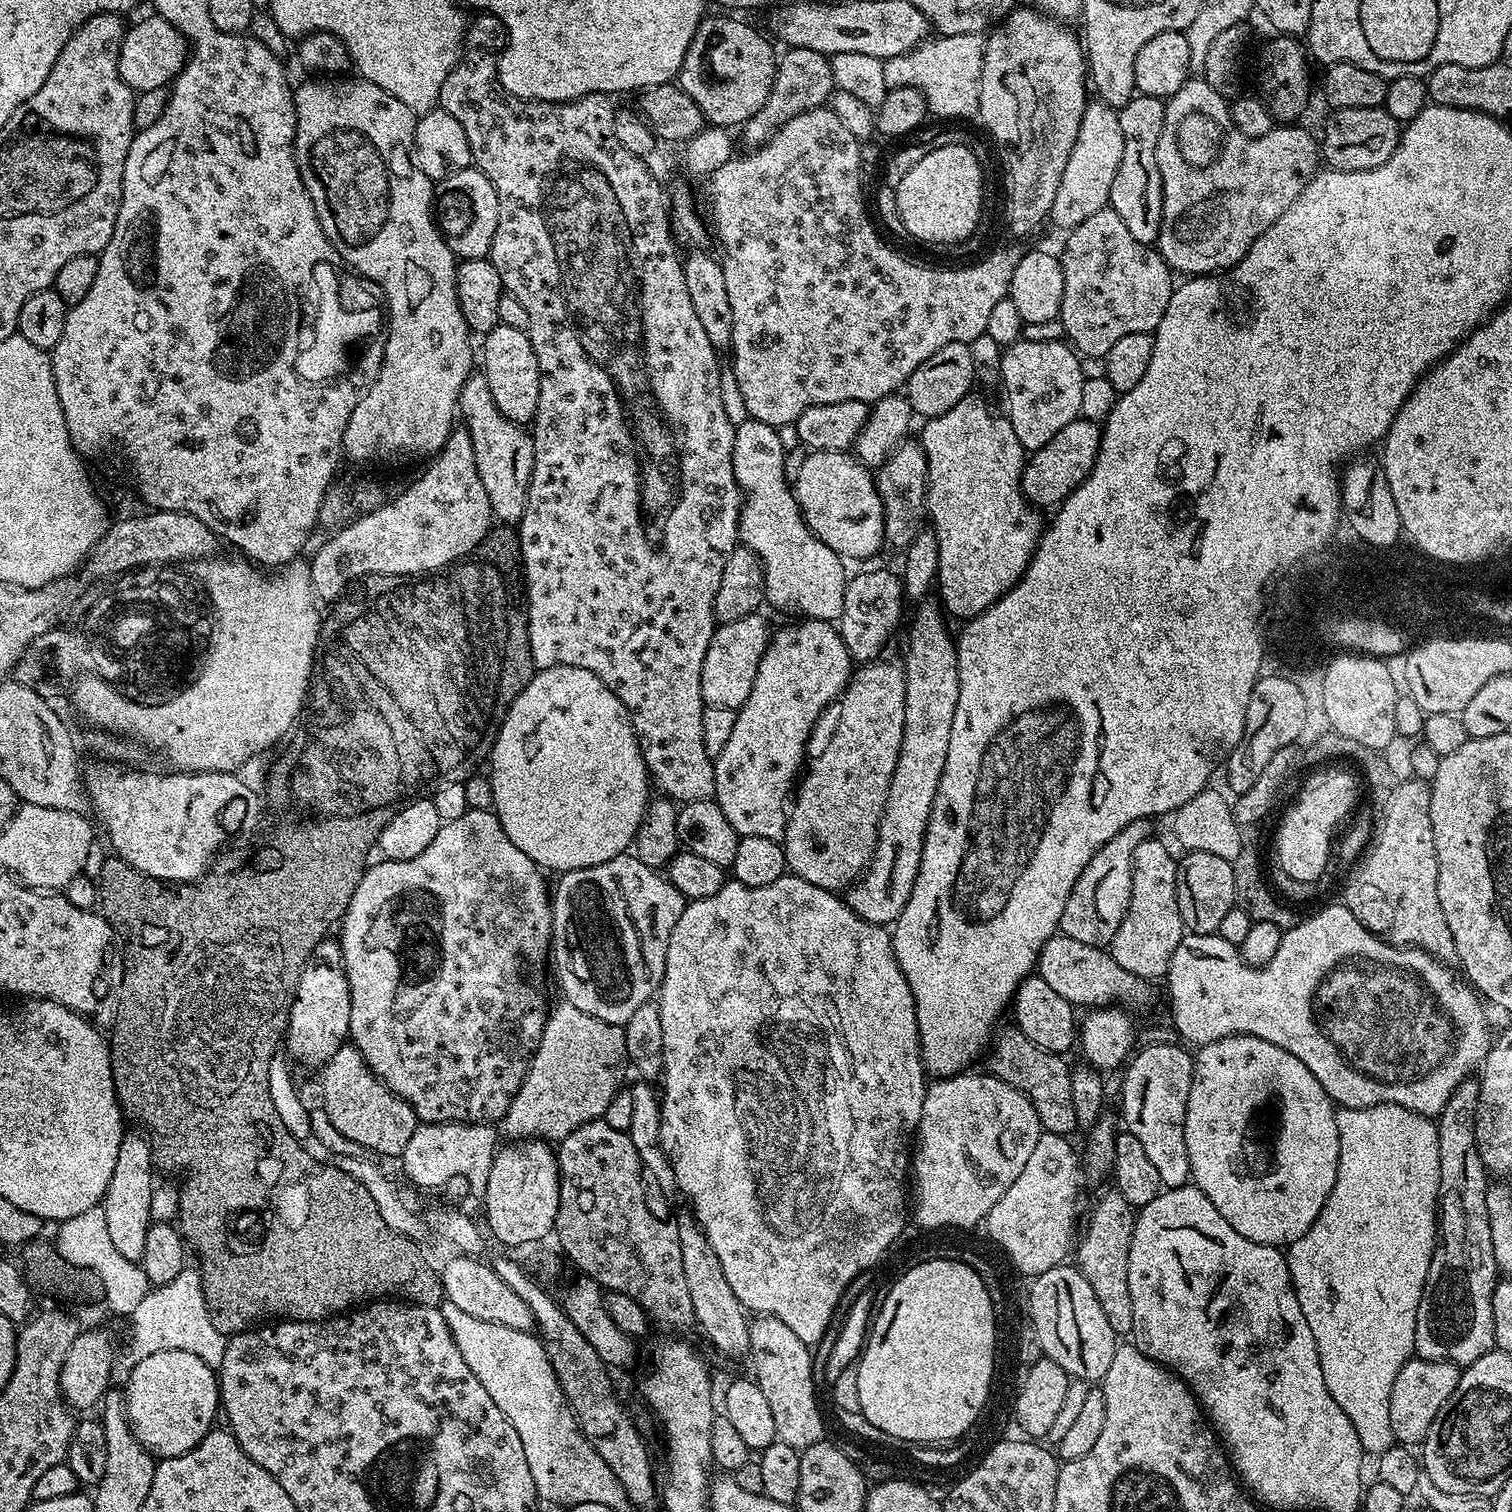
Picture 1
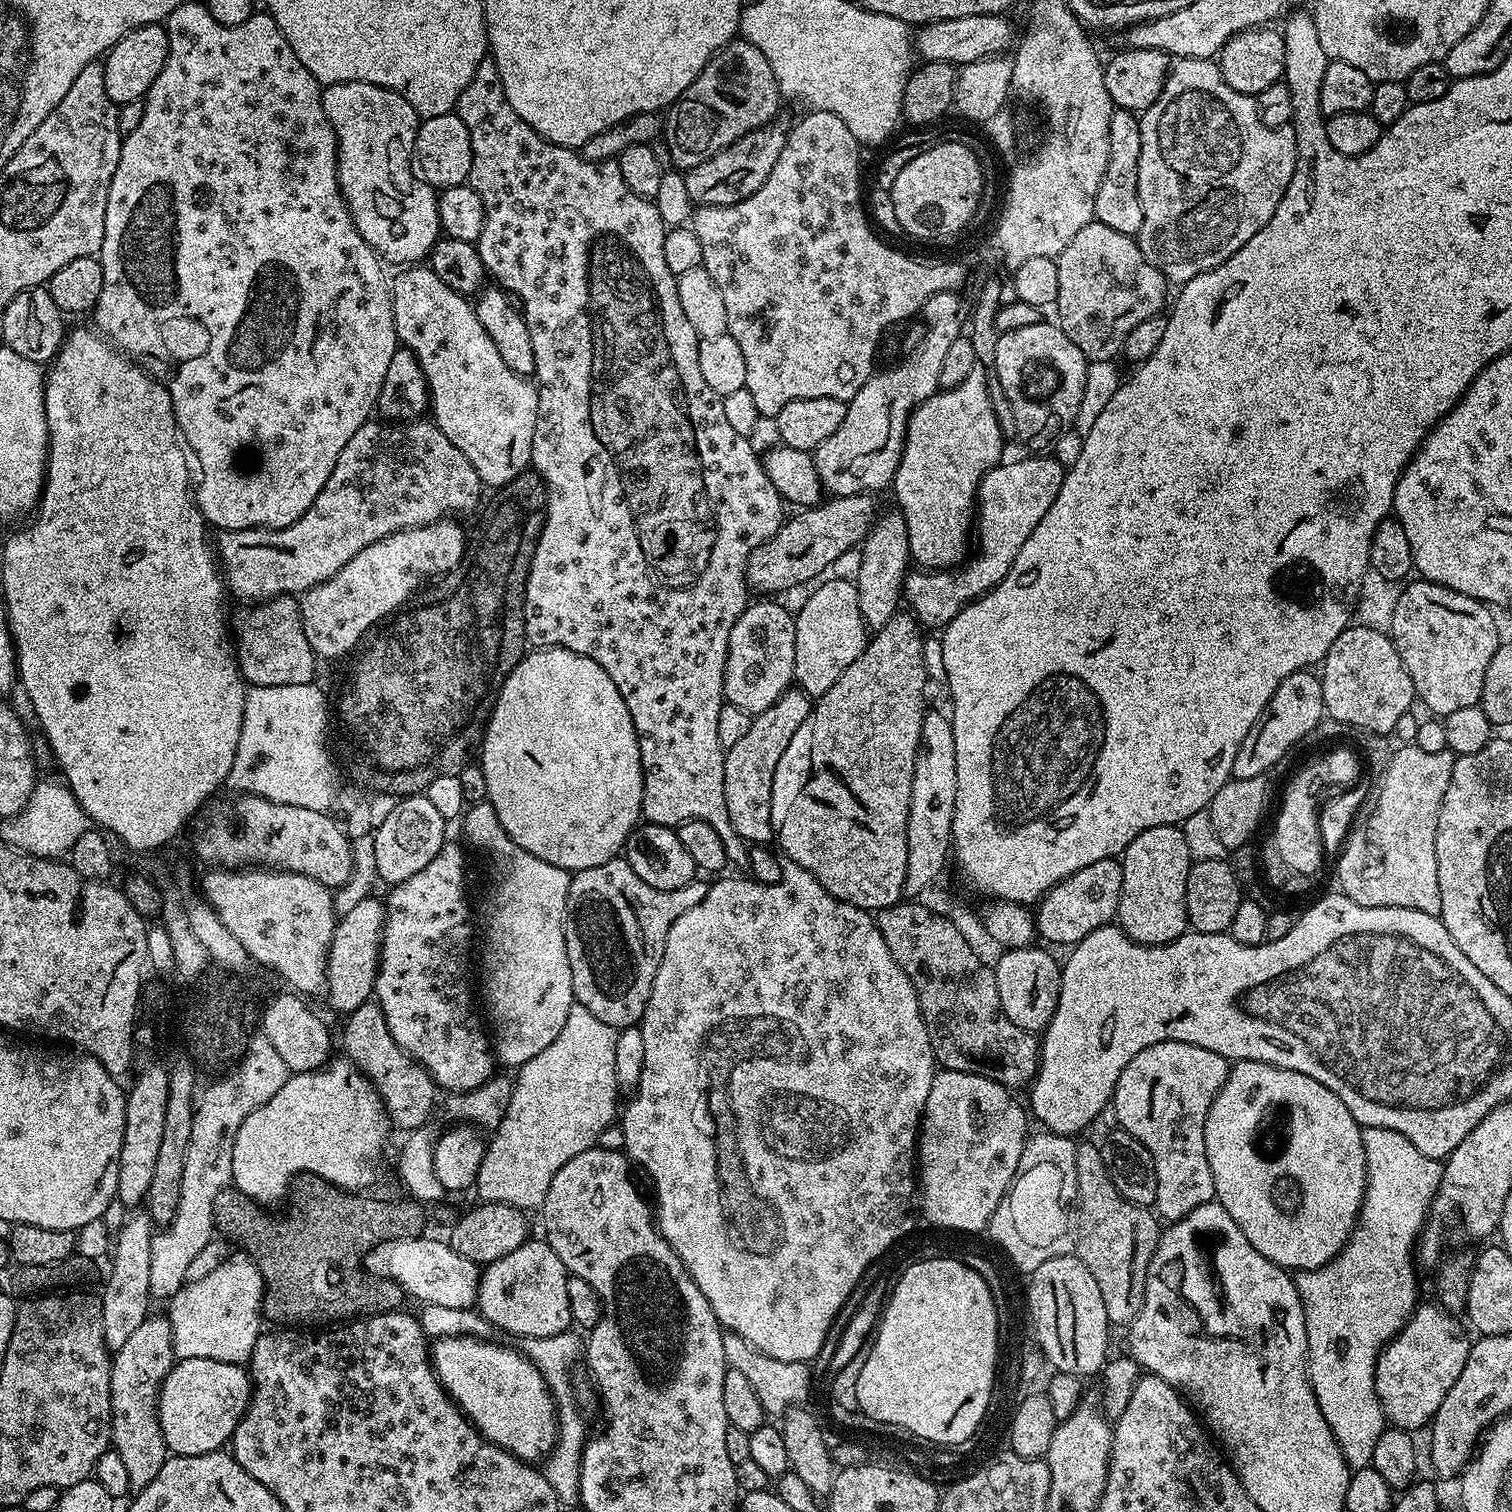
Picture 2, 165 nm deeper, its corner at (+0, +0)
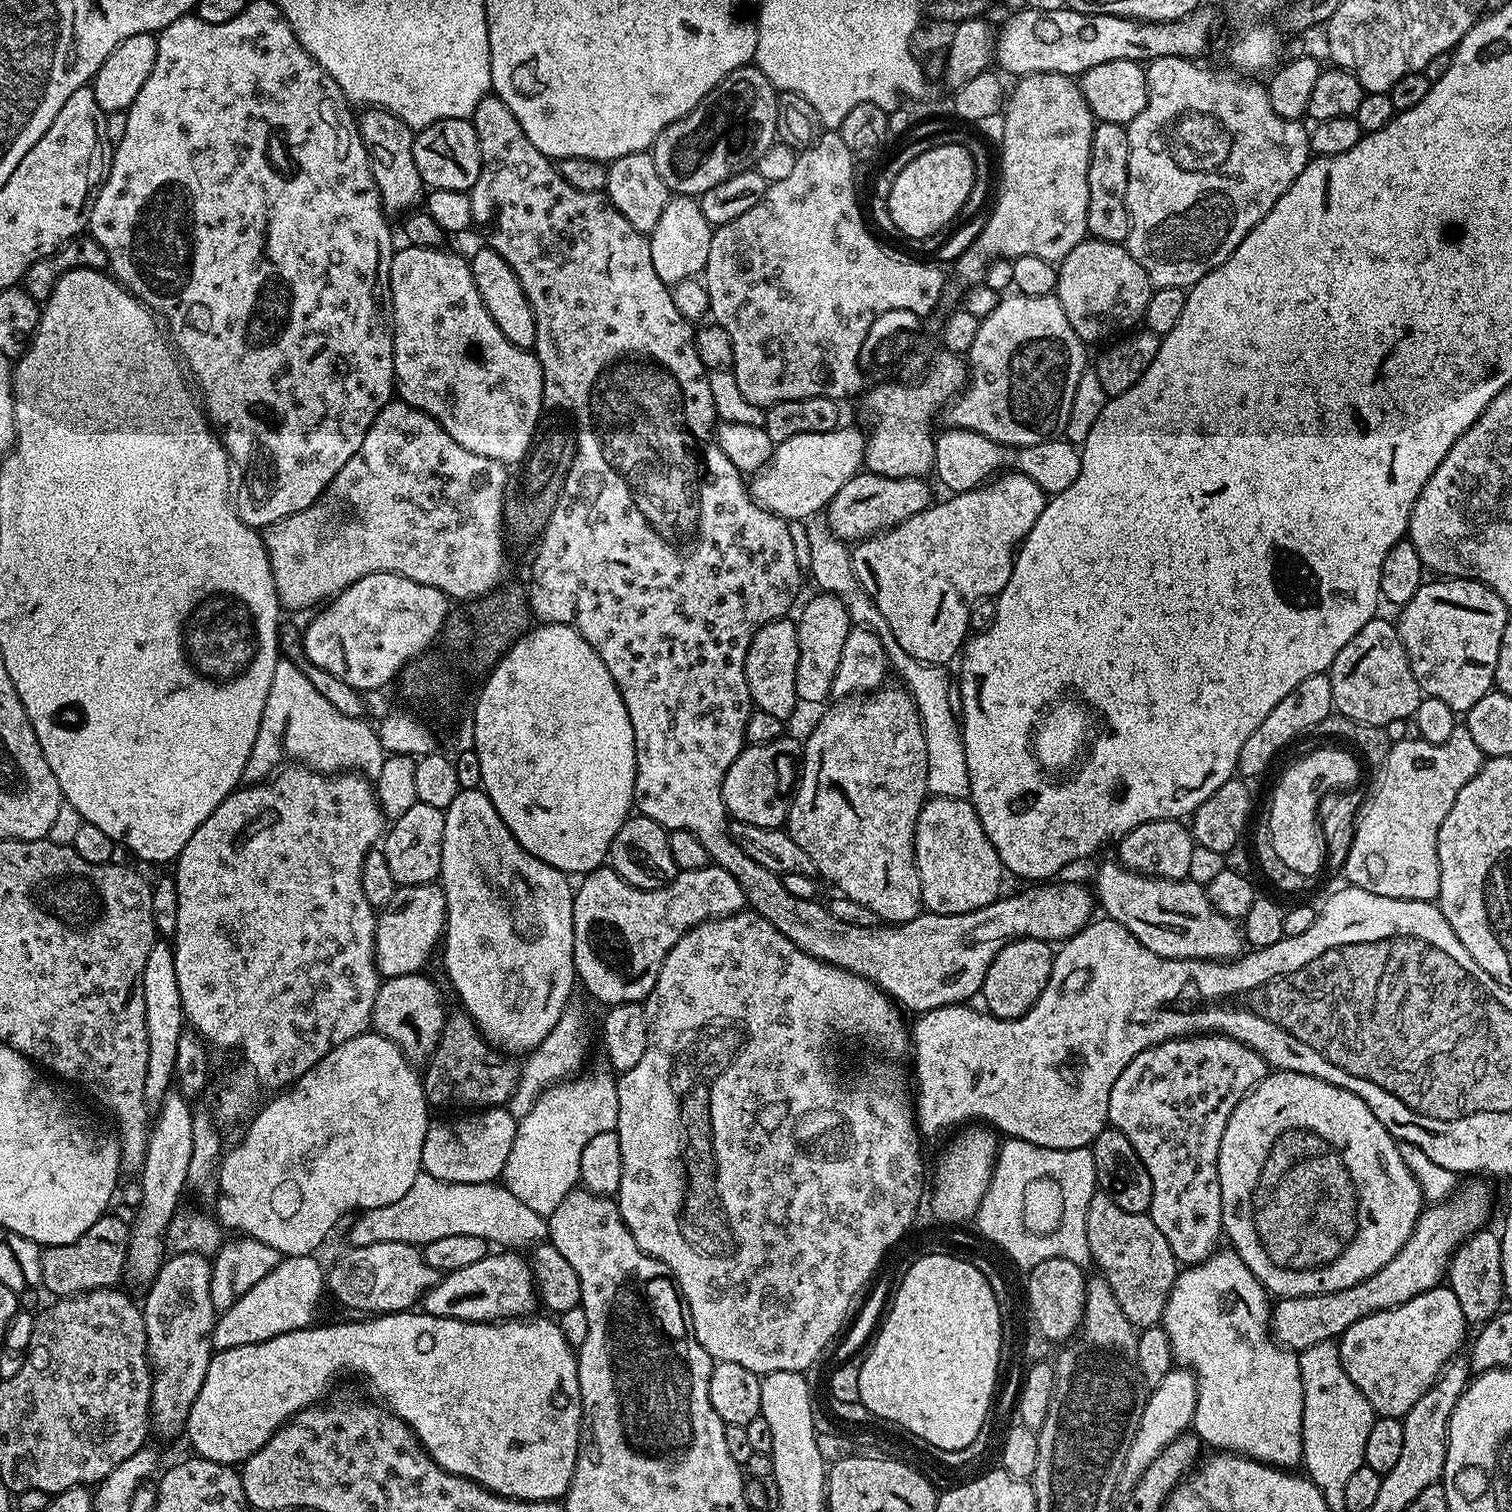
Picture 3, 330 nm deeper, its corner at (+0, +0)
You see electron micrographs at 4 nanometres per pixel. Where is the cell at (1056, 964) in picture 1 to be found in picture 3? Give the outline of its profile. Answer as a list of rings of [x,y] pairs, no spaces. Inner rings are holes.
[[[932,796],[925,800],[916,823],[914,850],[927,911],[966,914],[993,904],[1001,895],[1000,879],[1006,876],[1006,869],[998,858],[998,850],[986,838],[971,799]]]

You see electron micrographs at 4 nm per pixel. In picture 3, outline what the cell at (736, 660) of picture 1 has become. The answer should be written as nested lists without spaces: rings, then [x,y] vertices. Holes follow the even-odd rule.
[[[785,618],[764,624],[754,634],[746,654],[746,686],[750,686],[752,703],[759,711],[774,714],[774,718],[791,721],[792,711],[798,705],[796,671],[798,670],[798,634],[796,620]]]

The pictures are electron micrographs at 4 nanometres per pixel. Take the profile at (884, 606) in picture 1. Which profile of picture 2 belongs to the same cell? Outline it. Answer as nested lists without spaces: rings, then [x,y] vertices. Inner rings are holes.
[[[825,579],[817,583],[812,593],[804,600],[800,613],[795,613],[796,633],[794,634],[794,670],[792,675],[799,691],[808,693],[809,697],[819,698],[834,686],[834,682],[864,652],[864,645],[870,639],[869,629],[862,618],[862,610],[858,606],[858,590],[855,583],[850,580]]]

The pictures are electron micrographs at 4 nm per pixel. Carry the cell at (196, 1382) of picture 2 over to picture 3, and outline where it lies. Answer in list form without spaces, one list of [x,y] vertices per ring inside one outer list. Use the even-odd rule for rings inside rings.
[[[409,1310],[406,1312],[386,1312],[373,1315],[371,1318],[352,1318],[349,1324],[324,1324],[321,1328],[309,1326],[302,1329],[290,1330],[280,1333],[269,1341],[258,1342],[254,1345],[234,1346],[233,1349],[222,1349],[213,1355],[210,1366],[206,1370],[206,1382],[202,1382],[202,1390],[198,1390],[198,1398],[194,1398],[194,1406],[190,1406],[190,1414],[186,1425],[186,1437],[192,1443],[197,1457],[219,1464],[233,1466],[243,1465],[250,1459],[282,1425],[288,1423],[292,1417],[302,1410],[319,1404],[325,1399],[328,1387],[339,1376],[361,1376],[372,1387],[376,1396],[384,1396],[383,1407],[402,1418],[410,1426],[410,1430],[420,1439],[420,1444],[428,1452],[428,1457],[439,1468],[455,1476],[461,1476],[481,1484],[499,1496],[511,1500],[555,1500],[559,1501],[568,1492],[570,1482],[574,1478],[574,1466],[578,1458],[578,1450],[582,1443],[582,1394],[578,1386],[577,1353],[574,1346],[560,1329],[559,1323],[547,1315],[533,1314],[527,1318],[513,1318],[499,1322],[473,1322],[470,1320],[451,1320],[438,1318],[426,1314],[422,1310]]]

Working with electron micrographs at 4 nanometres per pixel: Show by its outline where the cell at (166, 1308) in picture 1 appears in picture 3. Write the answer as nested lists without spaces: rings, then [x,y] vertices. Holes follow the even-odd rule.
[[[315,1255],[283,1257],[270,1273],[217,1317],[213,1347],[222,1350],[254,1345],[280,1333],[309,1327],[326,1290],[326,1272],[316,1259]]]

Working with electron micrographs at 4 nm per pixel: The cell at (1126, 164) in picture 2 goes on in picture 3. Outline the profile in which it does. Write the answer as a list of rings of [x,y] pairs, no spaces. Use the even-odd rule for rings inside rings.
[[[1114,122],[1097,123],[1092,129],[1090,170],[1088,171],[1090,206],[1086,206],[1086,222],[1089,237],[1115,244],[1124,244],[1127,241],[1126,182],[1128,181],[1129,162],[1130,146],[1128,145],[1127,127]]]

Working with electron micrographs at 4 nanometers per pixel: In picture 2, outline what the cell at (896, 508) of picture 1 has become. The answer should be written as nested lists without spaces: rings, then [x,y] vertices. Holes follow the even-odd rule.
[[[899,510],[881,511],[872,529],[864,537],[860,553],[862,554],[862,567],[858,570],[854,581],[858,590],[858,606],[862,610],[865,625],[875,630],[886,626],[886,622],[890,622],[890,618],[894,618],[894,614],[902,608],[904,577],[910,571],[908,527],[904,521],[904,515]]]

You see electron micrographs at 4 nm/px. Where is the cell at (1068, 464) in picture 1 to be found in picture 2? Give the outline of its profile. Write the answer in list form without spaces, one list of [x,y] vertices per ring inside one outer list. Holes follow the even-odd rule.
[[[1028,454],[1025,460],[1001,462],[986,473],[976,491],[974,536],[980,539],[980,553],[973,555],[955,570],[912,570],[904,577],[907,607],[925,629],[943,629],[966,605],[992,588],[998,587],[1010,574],[1022,542],[1034,534],[1034,526],[1042,522],[1042,514],[1054,506],[1066,471],[1052,454]]]

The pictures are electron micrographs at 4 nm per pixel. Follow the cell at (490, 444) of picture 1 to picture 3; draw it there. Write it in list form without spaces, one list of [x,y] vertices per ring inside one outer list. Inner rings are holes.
[[[444,246],[438,248],[403,247],[397,247],[392,253],[390,282],[388,283],[392,326],[392,361],[396,375],[395,395],[403,403],[420,408],[427,416],[434,417],[442,426],[442,430],[446,430],[446,434],[450,434],[450,438],[454,438],[454,442],[458,442],[458,446],[466,446],[466,450],[470,450],[474,454],[482,454],[482,458],[494,458],[499,464],[505,466],[519,465],[528,455],[528,449],[534,443],[534,437],[537,435],[536,423],[540,420],[540,408],[545,407],[544,375],[535,351],[514,346],[514,342],[510,342],[506,338],[506,334],[502,334],[502,330],[498,330],[498,326],[494,326],[494,318],[490,318],[490,310],[486,310],[486,306],[482,302],[482,294],[478,294],[478,286],[474,286],[471,263],[465,257],[463,260],[458,253],[447,252],[447,247]]]

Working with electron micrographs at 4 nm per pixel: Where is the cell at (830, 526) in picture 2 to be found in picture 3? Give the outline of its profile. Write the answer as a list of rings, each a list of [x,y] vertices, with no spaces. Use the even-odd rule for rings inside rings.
[[[861,470],[829,502],[826,519],[830,530],[842,541],[859,542],[889,528],[895,528],[896,525],[906,522],[906,518],[914,518],[914,514],[926,510],[933,503],[932,488],[928,482],[919,476],[886,478]]]

